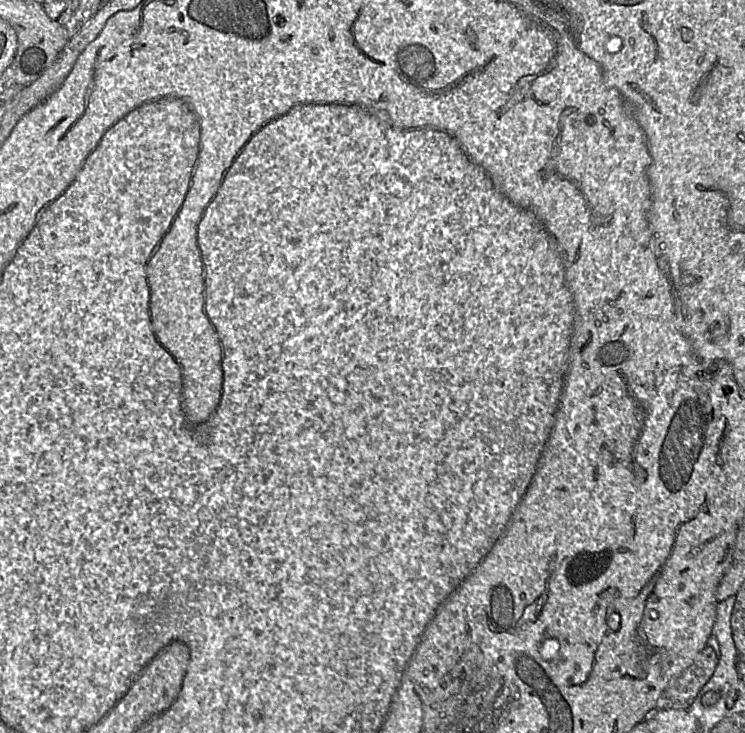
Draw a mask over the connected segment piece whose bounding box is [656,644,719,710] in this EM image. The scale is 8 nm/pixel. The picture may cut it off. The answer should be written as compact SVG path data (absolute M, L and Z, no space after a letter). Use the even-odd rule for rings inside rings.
M707 644L694 661L661 693L656 702L656 710L688 709L712 677L718 659L713 647Z

